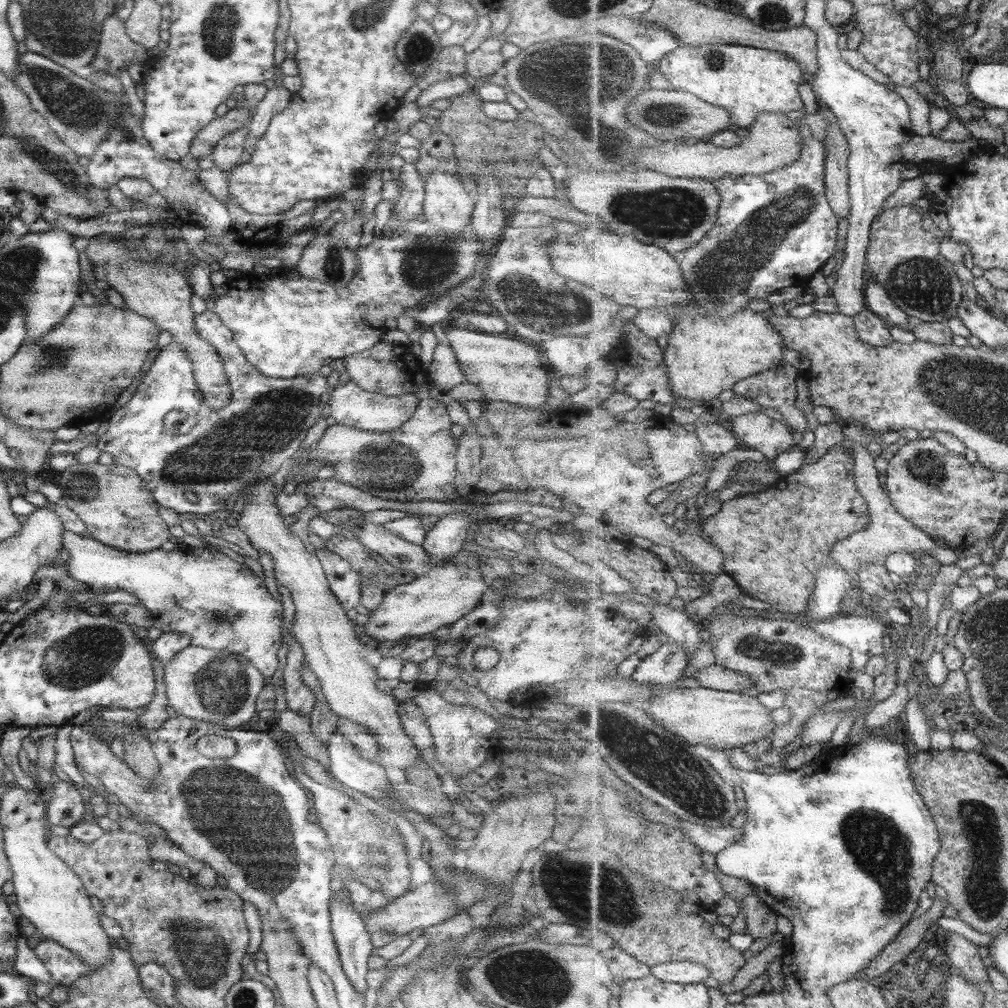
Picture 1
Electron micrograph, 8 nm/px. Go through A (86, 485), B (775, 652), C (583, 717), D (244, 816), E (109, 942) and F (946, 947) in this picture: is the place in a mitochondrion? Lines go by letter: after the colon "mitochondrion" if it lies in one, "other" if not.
A: mitochondrion
B: mitochondrion
C: other
D: mitochondrion
E: other
F: other

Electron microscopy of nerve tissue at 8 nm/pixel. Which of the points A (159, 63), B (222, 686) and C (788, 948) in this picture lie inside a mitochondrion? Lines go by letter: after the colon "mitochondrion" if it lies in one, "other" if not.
A: other
B: mitochondrion
C: other

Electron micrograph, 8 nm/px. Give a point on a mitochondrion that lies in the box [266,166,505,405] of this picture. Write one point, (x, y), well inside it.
(428, 262)

